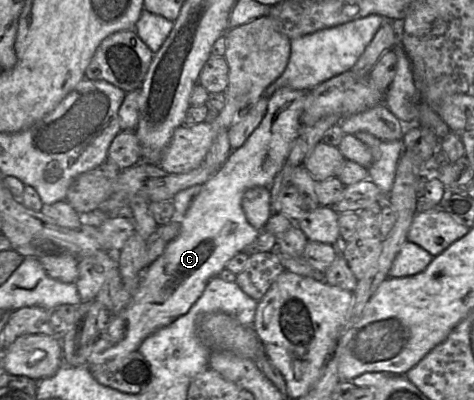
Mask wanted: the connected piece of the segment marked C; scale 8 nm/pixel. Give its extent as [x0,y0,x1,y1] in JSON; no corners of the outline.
[86,87,306,366]

